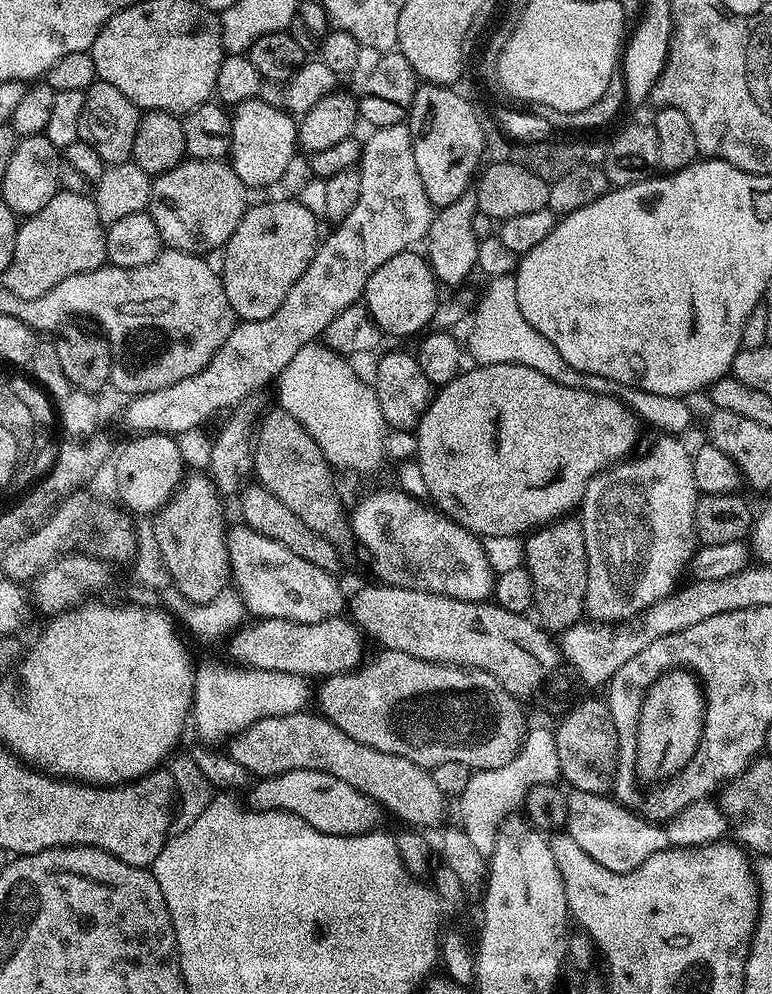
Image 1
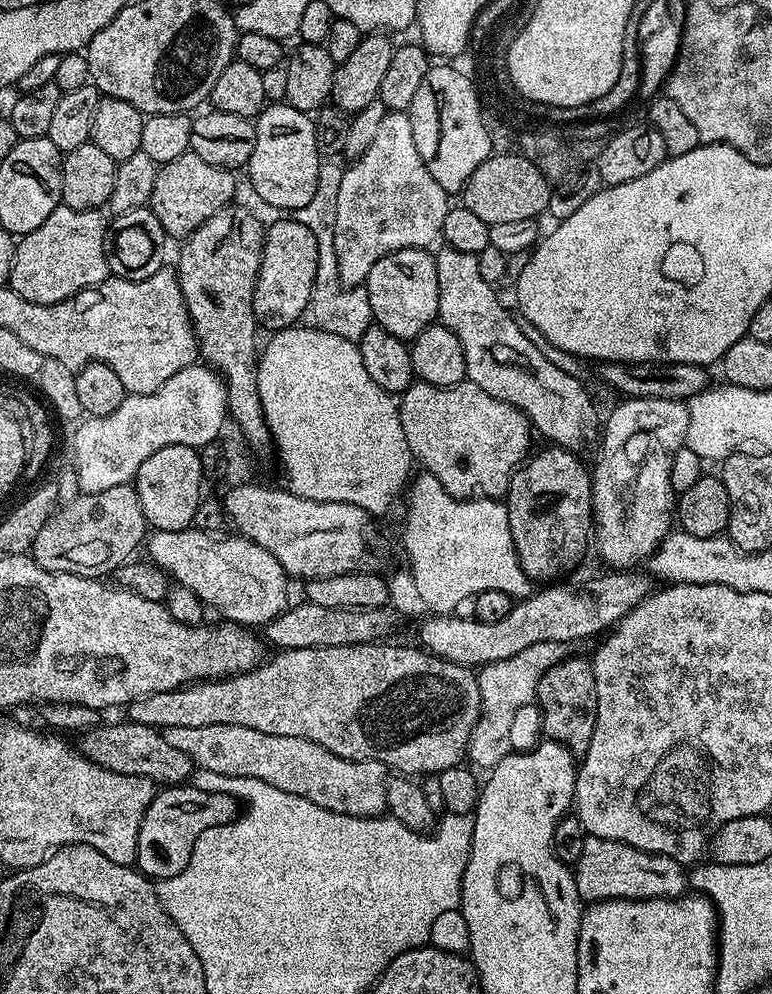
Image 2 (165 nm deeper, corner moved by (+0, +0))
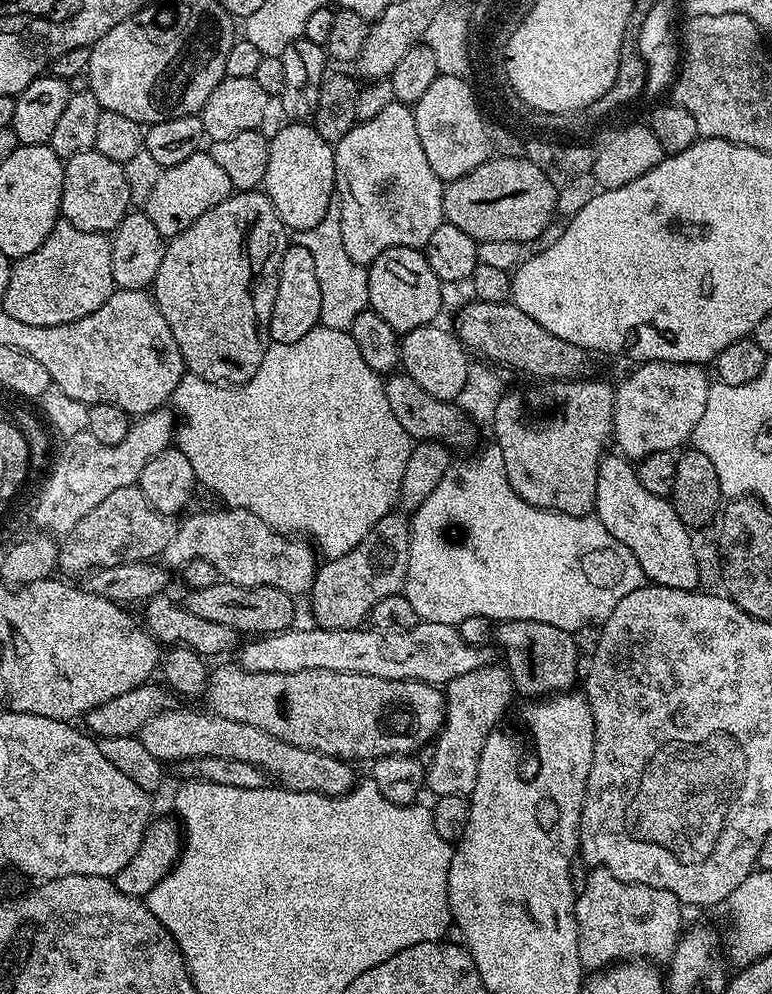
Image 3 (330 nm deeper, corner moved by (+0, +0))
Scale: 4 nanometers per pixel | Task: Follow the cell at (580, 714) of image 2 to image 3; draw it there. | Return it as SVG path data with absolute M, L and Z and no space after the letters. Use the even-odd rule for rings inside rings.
M506 621L497 623L494 628L494 640L504 651L503 667L508 669L513 689L528 698L547 698L553 694L569 691L576 680L576 671L581 671L580 648L576 645L577 637L571 632L550 626L549 623L536 621Z

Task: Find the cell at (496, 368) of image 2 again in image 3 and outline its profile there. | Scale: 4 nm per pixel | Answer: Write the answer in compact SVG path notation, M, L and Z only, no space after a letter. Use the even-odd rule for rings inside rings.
M606 454L600 459L594 516L638 558L638 566L642 566L651 583L678 590L695 589L699 585L696 583L700 580L700 564L692 545L693 533L678 518L671 499L650 494L650 490L642 486L633 461L620 454L612 455Z

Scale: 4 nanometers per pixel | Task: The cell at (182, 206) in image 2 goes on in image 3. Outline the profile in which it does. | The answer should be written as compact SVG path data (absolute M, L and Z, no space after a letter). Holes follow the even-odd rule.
M201 150L178 162L178 166L160 169L158 183L154 185L154 190L150 190L150 198L144 200L142 211L150 218L150 222L154 222L158 234L171 238L182 234L186 226L198 222L206 210L214 210L214 206L227 200L233 192L230 177L222 171L222 166L218 166L218 162L214 162L207 151Z

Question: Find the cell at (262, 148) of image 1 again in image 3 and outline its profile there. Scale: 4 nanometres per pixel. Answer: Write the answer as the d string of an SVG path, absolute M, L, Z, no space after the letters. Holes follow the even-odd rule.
M288 122L285 128L280 128L276 133L271 133L268 141L268 161L266 162L266 174L264 175L263 191L268 200L274 206L274 210L280 216L280 221L285 228L293 233L308 231L318 225L329 209L330 200L336 190L336 167L334 158L336 153L333 145L325 142L318 135L315 127L308 122Z

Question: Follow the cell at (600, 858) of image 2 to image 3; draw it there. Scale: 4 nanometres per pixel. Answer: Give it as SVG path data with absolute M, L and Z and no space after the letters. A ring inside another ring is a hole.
M592 868L585 889L577 895L575 902L581 965L593 972L614 963L633 960L667 963L676 952L684 930L682 911L683 904L670 891L645 884L624 883L605 868Z

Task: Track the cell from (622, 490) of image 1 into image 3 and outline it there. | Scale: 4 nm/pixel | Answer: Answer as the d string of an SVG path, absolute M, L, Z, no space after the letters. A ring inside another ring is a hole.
M649 360L615 385L612 439L627 459L639 462L655 452L672 452L687 445L706 411L710 376L698 364Z

